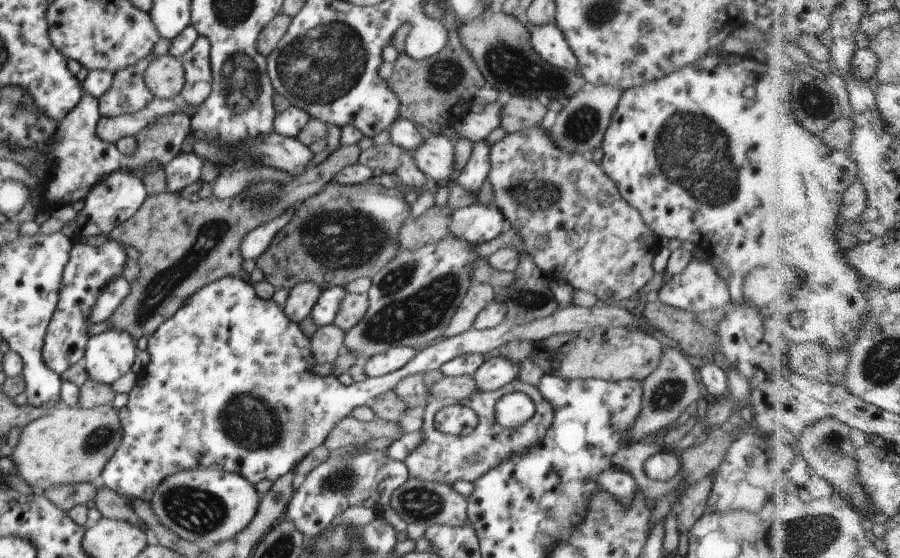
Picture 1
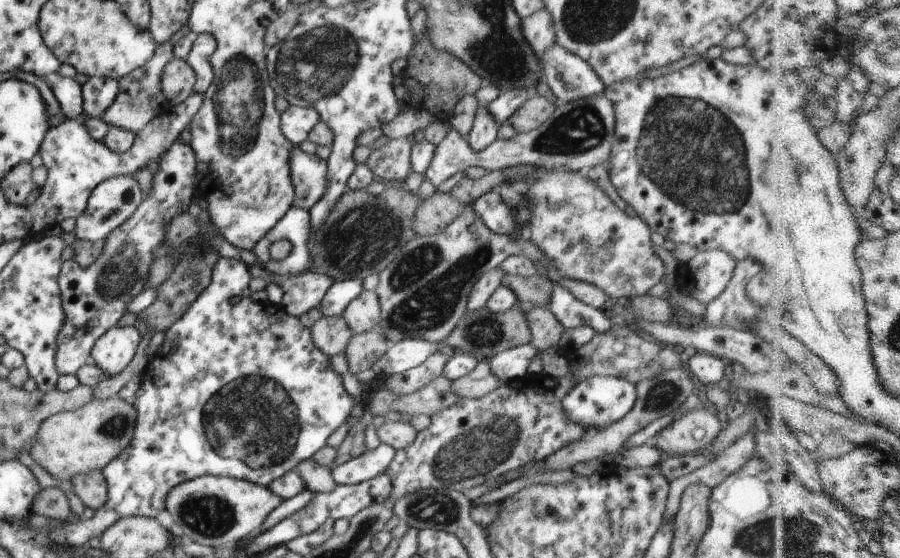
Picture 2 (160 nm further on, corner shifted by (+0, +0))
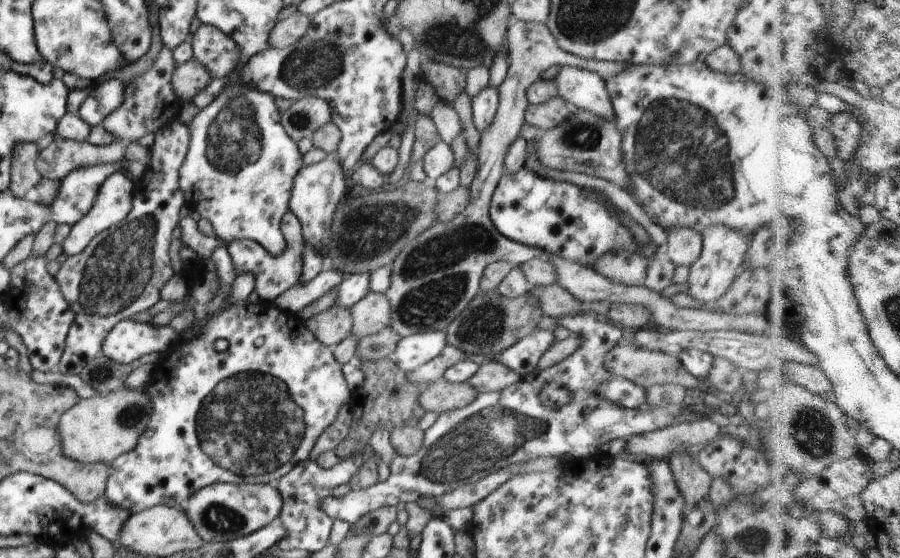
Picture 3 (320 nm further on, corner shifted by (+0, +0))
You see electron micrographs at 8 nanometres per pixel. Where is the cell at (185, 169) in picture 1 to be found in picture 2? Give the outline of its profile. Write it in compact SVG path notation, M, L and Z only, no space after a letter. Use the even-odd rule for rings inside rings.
M179 139L160 156L158 163L158 172L154 174L150 194L143 198L142 204L126 222L110 232L104 242L102 254L86 267L80 266L73 259L62 264L58 286L60 298L62 298L64 322L62 322L60 333L56 336L56 357L54 358L59 376L76 375L82 366L91 362L92 348L96 340L110 328L117 327L118 320L126 313L128 302L145 290L149 268L155 262L154 250L163 245L164 234L168 230L170 220L182 212L187 212L191 201L195 200L193 197L196 188L196 160L192 148Z

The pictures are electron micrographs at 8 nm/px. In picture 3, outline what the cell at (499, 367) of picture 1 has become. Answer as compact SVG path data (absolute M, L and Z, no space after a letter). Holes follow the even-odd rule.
M535 329L532 334L502 350L499 361L518 376L532 374L542 356L554 345L553 332Z

